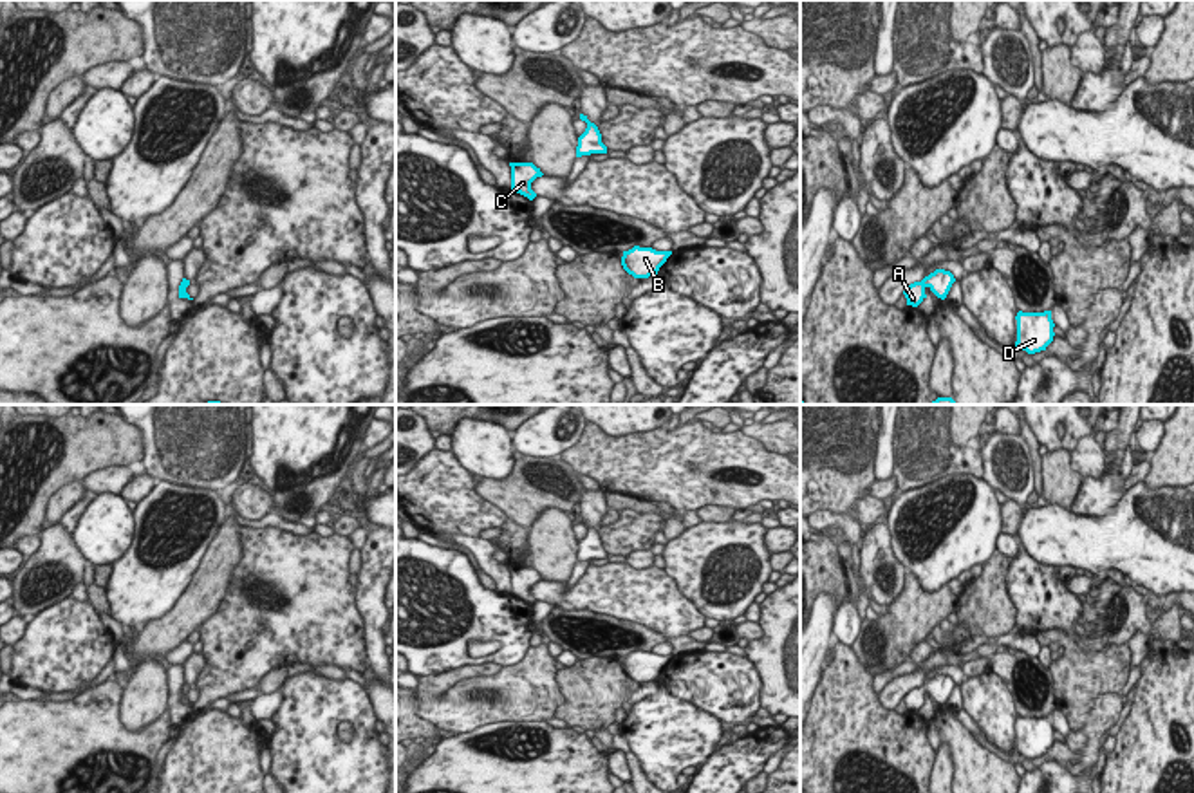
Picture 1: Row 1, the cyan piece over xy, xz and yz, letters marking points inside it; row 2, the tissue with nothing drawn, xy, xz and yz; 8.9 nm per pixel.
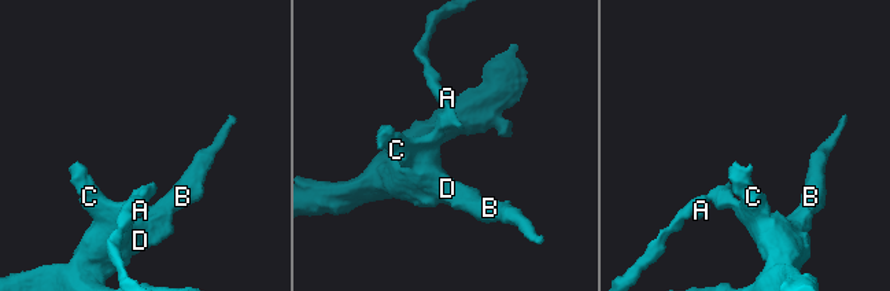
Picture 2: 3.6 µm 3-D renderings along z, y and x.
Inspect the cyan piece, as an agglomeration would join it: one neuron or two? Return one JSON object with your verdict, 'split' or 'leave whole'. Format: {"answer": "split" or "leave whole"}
{"answer": "leave whole"}

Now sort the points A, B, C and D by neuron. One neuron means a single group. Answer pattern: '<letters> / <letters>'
A B C D

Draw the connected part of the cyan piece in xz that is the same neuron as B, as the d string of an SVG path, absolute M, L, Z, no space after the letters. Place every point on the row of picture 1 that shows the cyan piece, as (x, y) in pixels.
M634 246L632 249L623 251L621 266L634 278L648 278L658 275L670 255L672 251Z

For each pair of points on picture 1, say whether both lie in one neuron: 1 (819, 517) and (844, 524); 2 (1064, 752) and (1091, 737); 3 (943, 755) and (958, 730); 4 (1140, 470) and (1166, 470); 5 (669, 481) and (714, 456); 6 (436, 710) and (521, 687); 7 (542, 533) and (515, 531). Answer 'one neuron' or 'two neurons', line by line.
1: one neuron
2: two neurons
3: two neurons
4: two neurons
5: one neuron
6: one neuron
7: two neurons

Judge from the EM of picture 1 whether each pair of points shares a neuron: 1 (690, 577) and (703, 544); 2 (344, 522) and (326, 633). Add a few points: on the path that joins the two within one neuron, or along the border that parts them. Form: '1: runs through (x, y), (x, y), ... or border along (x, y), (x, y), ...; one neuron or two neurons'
1: runs through (698, 569), (703, 564), (703, 551); one neuron
2: border along (335, 531), (347, 537); two neurons

